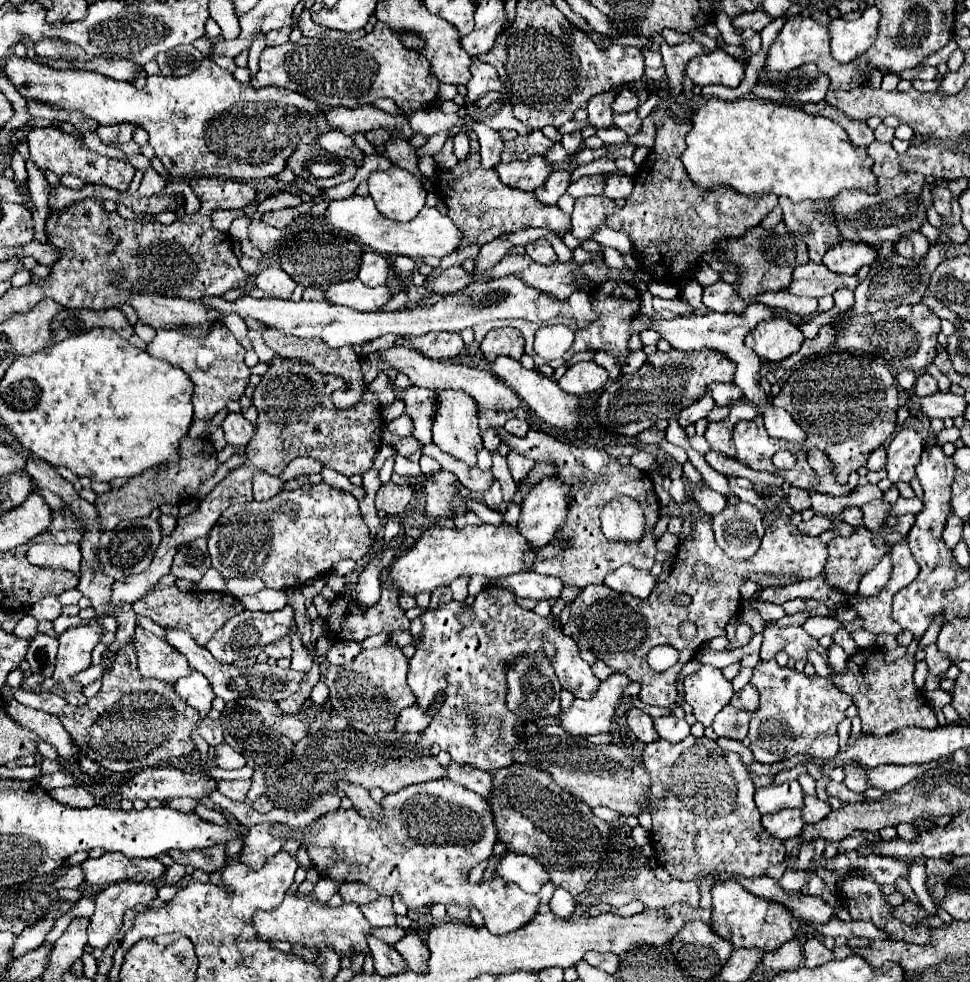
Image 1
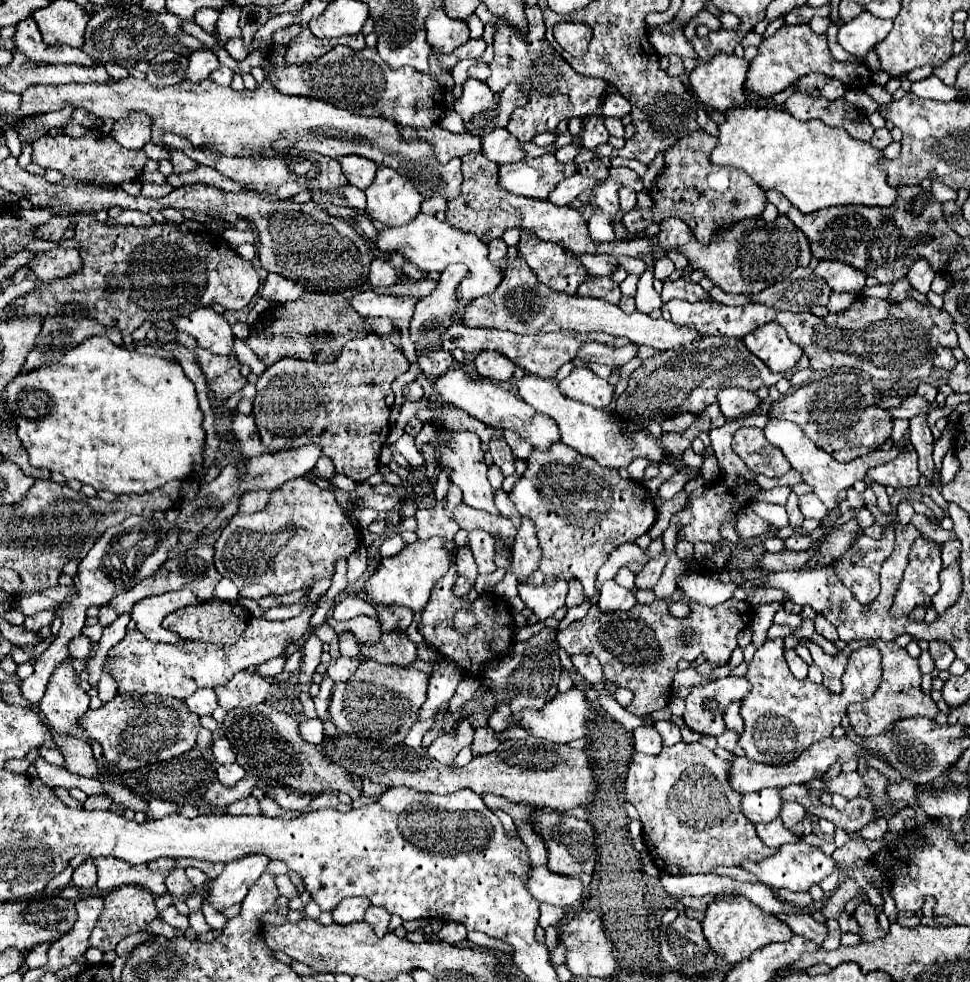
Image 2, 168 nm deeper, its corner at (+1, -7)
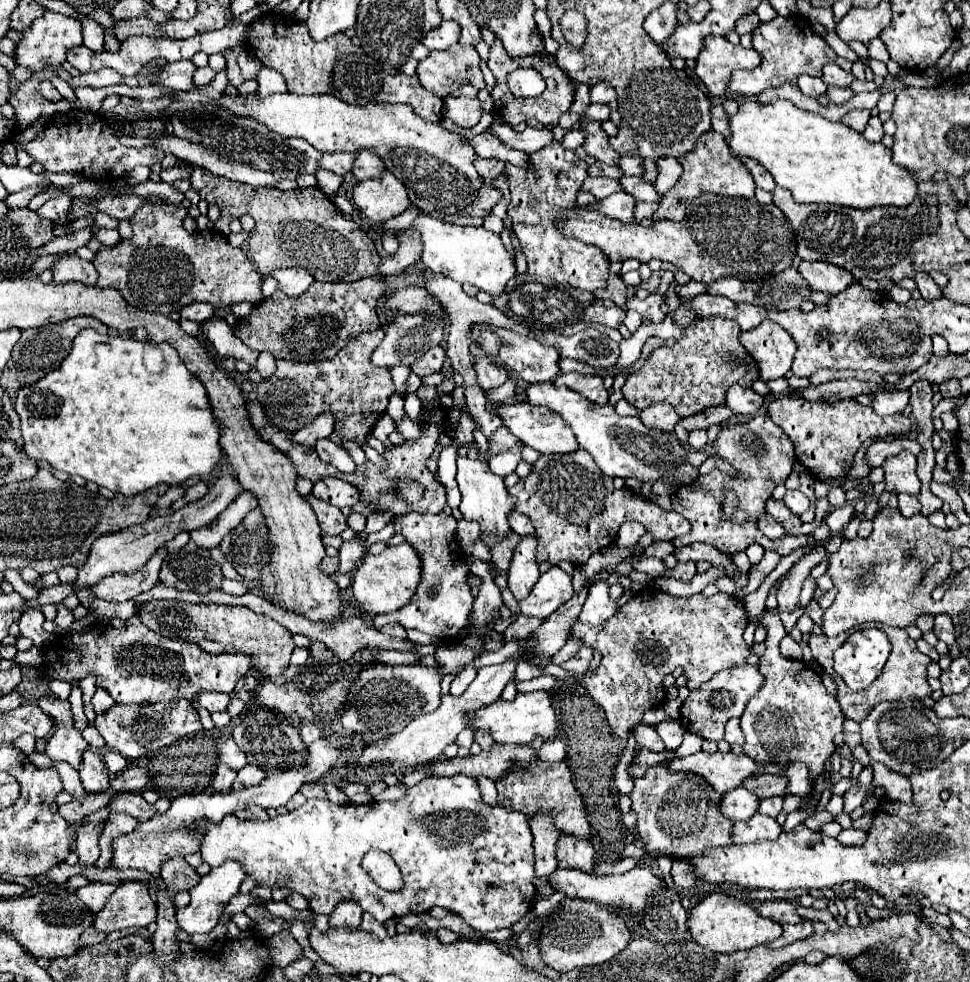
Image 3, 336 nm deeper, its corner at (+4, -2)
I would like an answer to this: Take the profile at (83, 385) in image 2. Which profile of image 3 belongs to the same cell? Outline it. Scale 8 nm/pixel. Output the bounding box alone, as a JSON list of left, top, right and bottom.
[15,328,221,496]

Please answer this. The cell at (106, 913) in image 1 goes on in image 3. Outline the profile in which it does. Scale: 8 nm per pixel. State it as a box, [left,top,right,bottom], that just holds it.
[93,882,157,934]

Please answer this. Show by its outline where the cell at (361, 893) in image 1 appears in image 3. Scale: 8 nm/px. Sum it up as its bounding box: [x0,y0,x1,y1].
[329,900,361,928]

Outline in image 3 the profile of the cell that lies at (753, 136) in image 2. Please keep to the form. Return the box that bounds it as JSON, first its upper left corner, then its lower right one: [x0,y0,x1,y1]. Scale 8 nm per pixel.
[727,100,917,208]

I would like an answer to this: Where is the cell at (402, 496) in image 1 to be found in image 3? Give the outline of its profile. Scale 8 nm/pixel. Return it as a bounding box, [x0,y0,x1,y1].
[313,476,361,508]

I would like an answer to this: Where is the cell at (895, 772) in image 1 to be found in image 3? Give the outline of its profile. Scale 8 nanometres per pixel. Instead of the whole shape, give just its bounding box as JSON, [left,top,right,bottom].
[783,762,813,796]

